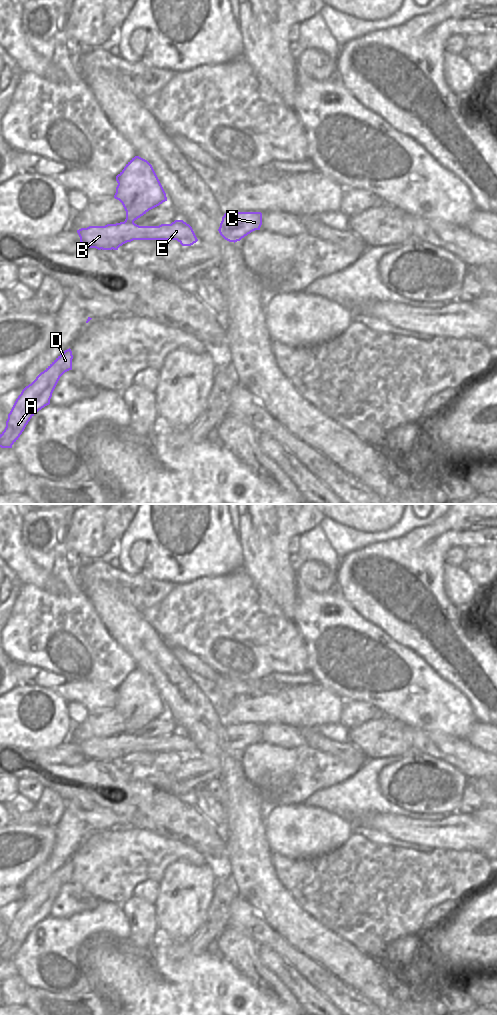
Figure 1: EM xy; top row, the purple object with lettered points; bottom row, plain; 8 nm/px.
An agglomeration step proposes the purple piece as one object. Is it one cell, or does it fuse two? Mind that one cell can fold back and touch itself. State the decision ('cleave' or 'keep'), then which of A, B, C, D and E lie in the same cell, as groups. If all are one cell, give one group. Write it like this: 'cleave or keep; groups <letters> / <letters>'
cleave; groups A D / B C E

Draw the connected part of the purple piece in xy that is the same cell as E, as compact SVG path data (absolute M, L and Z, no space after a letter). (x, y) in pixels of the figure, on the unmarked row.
M183 732L159 738L139 738L134 734L120 734L105 738L89 738L77 742L86 760L112 762L133 752L177 752L182 758L198 753L192 739Z

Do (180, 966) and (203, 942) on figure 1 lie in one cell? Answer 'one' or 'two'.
two

